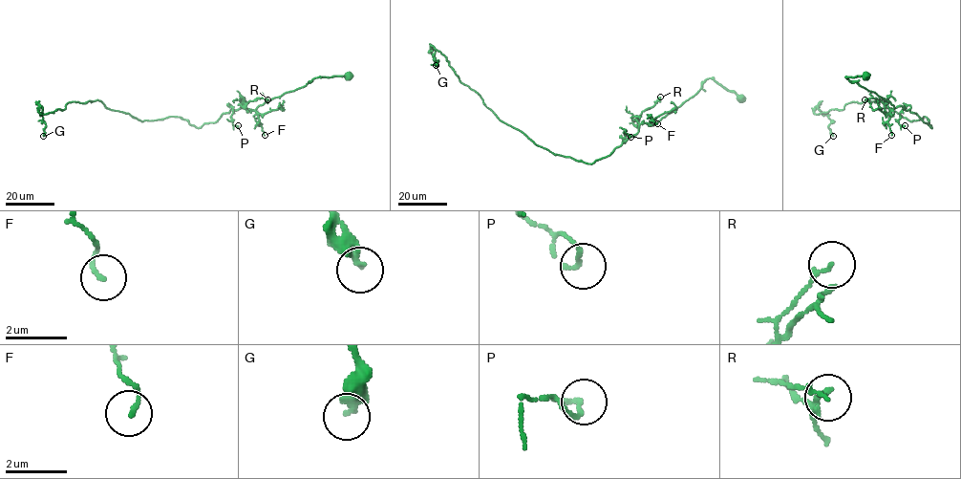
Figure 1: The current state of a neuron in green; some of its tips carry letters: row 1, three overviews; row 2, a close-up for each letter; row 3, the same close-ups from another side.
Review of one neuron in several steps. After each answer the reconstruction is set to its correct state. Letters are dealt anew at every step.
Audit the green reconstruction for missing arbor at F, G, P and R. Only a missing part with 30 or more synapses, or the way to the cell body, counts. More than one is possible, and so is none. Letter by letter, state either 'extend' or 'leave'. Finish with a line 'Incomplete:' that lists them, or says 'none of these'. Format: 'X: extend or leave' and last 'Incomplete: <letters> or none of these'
F: leave
G: leave
P: leave
R: leave
Incomplete: none of these

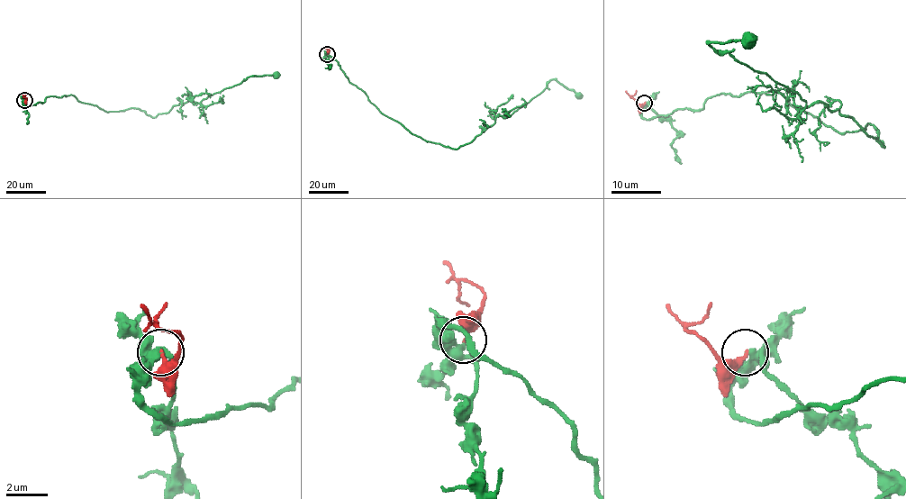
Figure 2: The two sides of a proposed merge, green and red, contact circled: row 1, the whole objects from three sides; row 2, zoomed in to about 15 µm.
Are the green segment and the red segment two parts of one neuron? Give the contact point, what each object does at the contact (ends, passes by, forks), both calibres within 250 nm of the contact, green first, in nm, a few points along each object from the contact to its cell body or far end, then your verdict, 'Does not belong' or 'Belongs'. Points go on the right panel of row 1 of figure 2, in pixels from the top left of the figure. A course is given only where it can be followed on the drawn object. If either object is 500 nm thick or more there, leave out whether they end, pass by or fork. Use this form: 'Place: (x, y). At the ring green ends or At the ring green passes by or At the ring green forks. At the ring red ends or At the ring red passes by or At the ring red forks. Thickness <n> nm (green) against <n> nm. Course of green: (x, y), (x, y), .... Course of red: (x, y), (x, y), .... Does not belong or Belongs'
Place: (644, 103). At the ring green passes by. At the ring red ends. Thickness 240 nm (green) against 240 nm. Course of green: (644, 103), (649, 120), (778, 91), (842, 132), (872, 123), (883, 147), (708, 43), (749, 40). Course of red: (644, 103), (638, 104), (630, 96), (637, 90). Does not belong

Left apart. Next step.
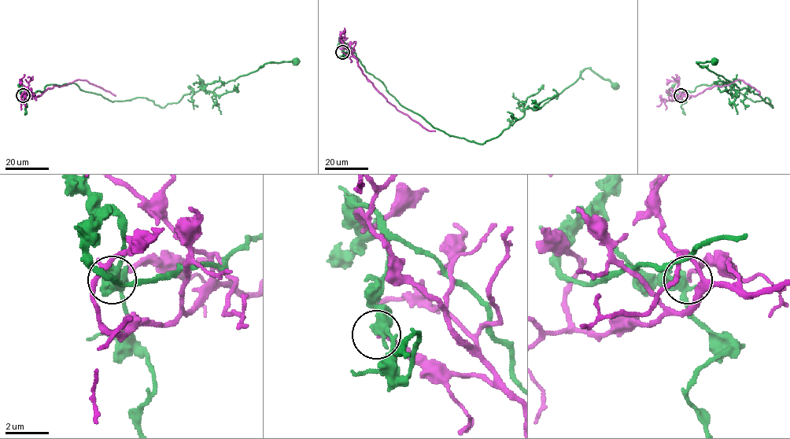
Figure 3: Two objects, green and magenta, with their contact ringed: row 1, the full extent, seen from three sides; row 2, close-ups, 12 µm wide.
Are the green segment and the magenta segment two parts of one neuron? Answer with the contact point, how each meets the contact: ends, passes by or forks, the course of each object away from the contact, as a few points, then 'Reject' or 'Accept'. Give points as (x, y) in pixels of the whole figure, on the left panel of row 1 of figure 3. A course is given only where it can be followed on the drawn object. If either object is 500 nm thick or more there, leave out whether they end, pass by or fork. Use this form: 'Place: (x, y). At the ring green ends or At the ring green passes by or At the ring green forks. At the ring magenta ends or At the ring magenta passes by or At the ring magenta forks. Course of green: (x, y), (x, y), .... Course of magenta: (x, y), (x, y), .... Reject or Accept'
Place: (23, 95). At the ring green passes by. At the ring magenta ends. Course of green: (23, 95), (23, 89), (24, 96), (74, 83), (112, 101), (145, 97), (164, 107), (267, 63), (295, 61). Course of magenta: (23, 95), (39, 96), (53, 86), (61, 86), (79, 79), (86, 80), (116, 96). Reject

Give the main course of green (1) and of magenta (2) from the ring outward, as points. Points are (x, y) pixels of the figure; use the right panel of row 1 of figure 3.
1: (681, 95), (668, 93), (725, 83), (754, 101), (767, 97), (773, 107), (696, 63), (714, 61)
2: (681, 95), (695, 96), (705, 89), (728, 85), (739, 79), (759, 91), (759, 96)

